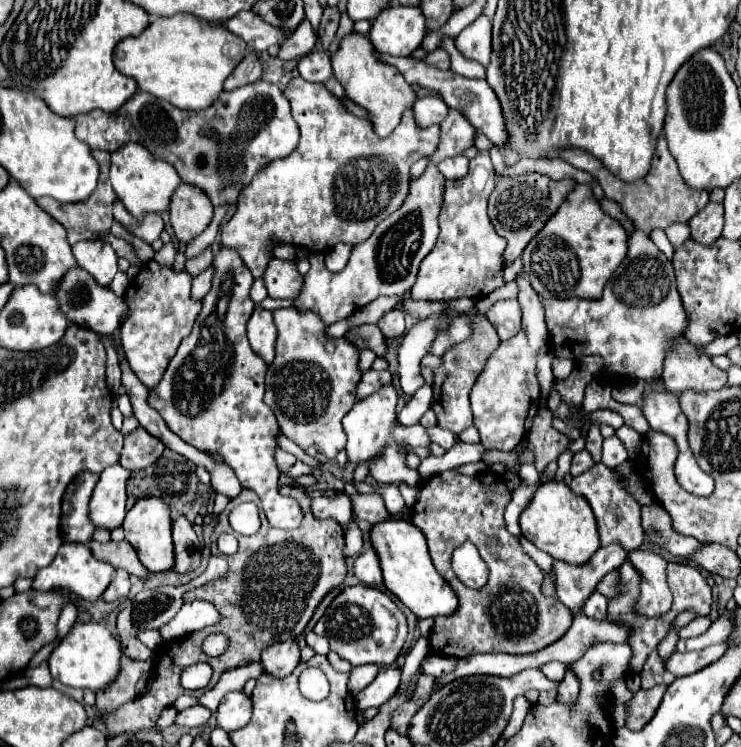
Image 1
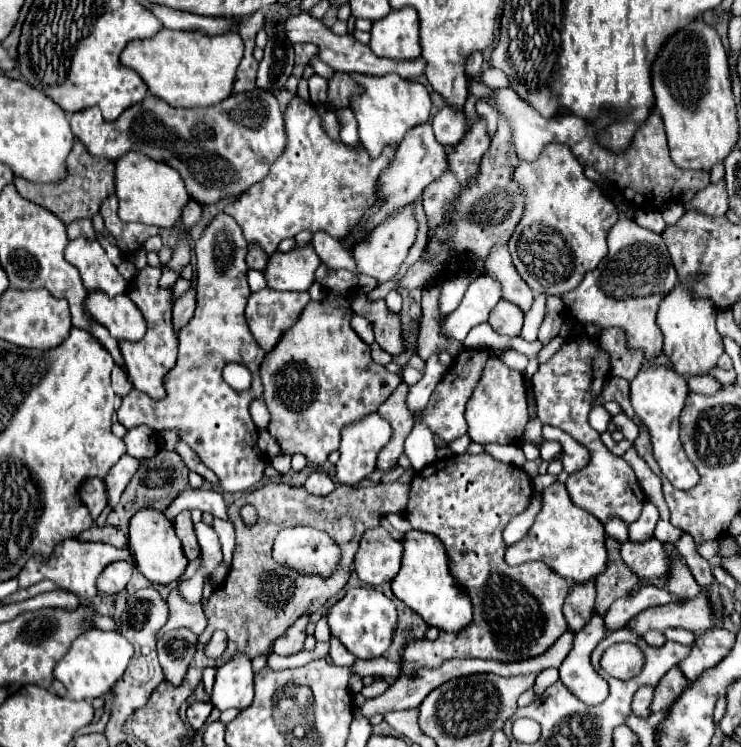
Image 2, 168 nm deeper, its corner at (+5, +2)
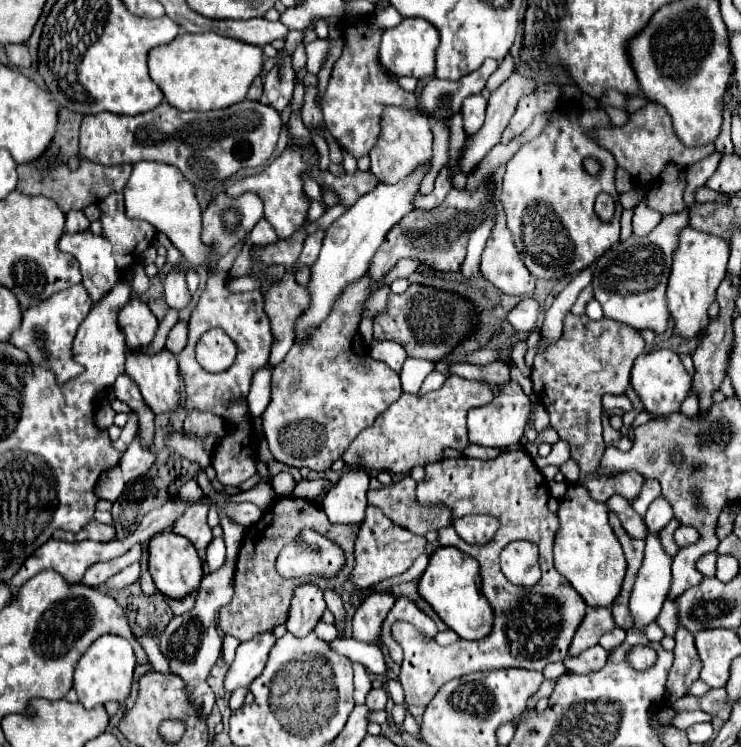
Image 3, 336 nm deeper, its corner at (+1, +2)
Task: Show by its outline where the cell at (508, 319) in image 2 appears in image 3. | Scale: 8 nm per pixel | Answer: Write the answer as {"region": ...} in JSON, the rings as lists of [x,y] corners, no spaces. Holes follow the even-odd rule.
{"region":[[[523,299],[517,307],[507,313],[507,321],[515,331],[533,331],[539,321],[541,307],[535,299]]]}

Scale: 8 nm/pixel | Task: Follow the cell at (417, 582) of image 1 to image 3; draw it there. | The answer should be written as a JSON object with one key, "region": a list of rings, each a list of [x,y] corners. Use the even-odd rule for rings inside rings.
{"region":[[[437,547],[419,579],[419,595],[435,609],[441,621],[463,639],[479,639],[491,631],[491,605],[479,589],[479,563],[455,547]]]}

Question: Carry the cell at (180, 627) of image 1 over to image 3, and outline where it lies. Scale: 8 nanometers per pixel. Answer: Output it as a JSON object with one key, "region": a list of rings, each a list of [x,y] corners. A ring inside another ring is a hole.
{"region":[[[217,537],[207,547],[207,567],[209,567],[209,573],[217,571],[223,563],[225,563],[225,543],[223,543],[221,537]]]}

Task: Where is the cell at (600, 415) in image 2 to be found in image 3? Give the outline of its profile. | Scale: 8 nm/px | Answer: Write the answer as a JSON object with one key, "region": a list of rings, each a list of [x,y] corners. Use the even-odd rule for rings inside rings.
{"region":[[[606,394],[603,396],[603,408],[622,408],[626,412],[632,409],[631,401],[623,394],[623,395],[611,395]]]}

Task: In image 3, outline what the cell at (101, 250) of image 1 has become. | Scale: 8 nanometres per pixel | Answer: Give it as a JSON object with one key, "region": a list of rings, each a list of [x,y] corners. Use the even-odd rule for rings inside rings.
{"region":[[[83,231],[83,233],[65,233],[61,239],[59,239],[59,249],[73,255],[79,265],[81,265],[81,275],[83,275],[83,285],[91,297],[93,303],[99,303],[121,279],[119,275],[119,269],[117,269],[117,263],[113,259],[113,253],[111,253],[111,245],[107,243],[105,237],[97,237],[93,235],[91,231]]]}

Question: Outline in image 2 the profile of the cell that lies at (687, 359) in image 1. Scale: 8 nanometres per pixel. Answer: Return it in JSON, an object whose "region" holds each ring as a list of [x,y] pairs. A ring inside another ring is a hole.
{"region":[[[703,273],[693,275],[687,281],[677,281],[675,289],[659,303],[659,313],[657,313],[657,325],[661,327],[665,337],[663,353],[671,359],[673,369],[685,377],[705,375],[711,367],[717,365],[717,359],[723,353],[723,341],[715,327],[717,309],[715,305],[711,305],[711,299],[697,297],[693,293],[693,281],[699,279],[703,279]]]}

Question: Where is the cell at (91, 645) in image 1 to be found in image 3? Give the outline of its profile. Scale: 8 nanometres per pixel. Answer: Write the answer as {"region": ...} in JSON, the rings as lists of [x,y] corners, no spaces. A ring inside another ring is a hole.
{"region":[[[105,635],[99,637],[77,661],[73,673],[73,689],[77,691],[79,703],[87,709],[103,705],[107,701],[123,701],[129,697],[133,687],[133,669],[135,669],[135,651],[125,637]]]}

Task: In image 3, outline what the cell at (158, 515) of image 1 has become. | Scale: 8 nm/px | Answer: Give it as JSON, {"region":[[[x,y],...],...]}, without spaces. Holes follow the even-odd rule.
{"region":[[[163,531],[163,533],[155,533],[149,539],[149,573],[157,585],[157,589],[171,597],[171,599],[181,599],[185,595],[189,595],[193,589],[199,587],[201,577],[203,577],[203,563],[195,551],[195,547],[191,545],[191,541],[187,541],[185,537],[173,533],[173,531]]]}

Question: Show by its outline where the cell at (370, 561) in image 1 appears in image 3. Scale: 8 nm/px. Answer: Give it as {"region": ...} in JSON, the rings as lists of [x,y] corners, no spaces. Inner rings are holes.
{"region":[[[369,505],[355,541],[355,569],[351,581],[357,585],[357,589],[369,589],[383,579],[399,575],[413,565],[413,561],[425,551],[425,545],[425,537],[411,535],[407,529],[401,529],[391,519],[387,519],[377,507]]]}

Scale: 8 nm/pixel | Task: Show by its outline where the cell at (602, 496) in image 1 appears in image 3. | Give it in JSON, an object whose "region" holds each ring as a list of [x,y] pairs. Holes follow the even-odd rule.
{"region":[[[567,315],[563,335],[545,353],[535,357],[531,381],[539,403],[551,417],[551,427],[571,447],[571,459],[579,465],[579,483],[597,503],[605,503],[613,495],[623,495],[627,501],[639,497],[645,477],[637,471],[619,471],[613,475],[597,475],[605,453],[601,437],[601,397],[605,393],[623,393],[629,385],[633,361],[643,353],[645,343],[637,329],[611,321],[607,317],[591,321],[589,317]]]}

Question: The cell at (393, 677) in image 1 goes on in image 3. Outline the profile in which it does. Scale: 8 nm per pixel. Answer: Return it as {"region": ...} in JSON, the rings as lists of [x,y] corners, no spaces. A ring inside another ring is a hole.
{"region":[[[385,687],[381,689],[371,689],[367,693],[367,707],[371,711],[377,711],[377,709],[385,709],[385,703],[387,703],[387,691]]]}

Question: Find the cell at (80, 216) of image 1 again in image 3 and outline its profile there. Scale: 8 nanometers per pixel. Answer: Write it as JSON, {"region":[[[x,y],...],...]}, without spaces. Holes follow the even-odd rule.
{"region":[[[61,109],[59,113],[59,137],[55,137],[55,145],[39,159],[33,161],[31,165],[19,165],[19,183],[17,189],[25,195],[43,195],[47,199],[53,199],[63,213],[69,213],[73,207],[75,209],[85,209],[93,203],[99,203],[105,199],[109,193],[123,191],[127,185],[127,179],[131,175],[131,165],[115,165],[115,167],[105,167],[105,165],[95,165],[91,161],[81,161],[79,169],[71,173],[67,169],[67,159],[77,153],[79,149],[79,123],[83,115]]]}

